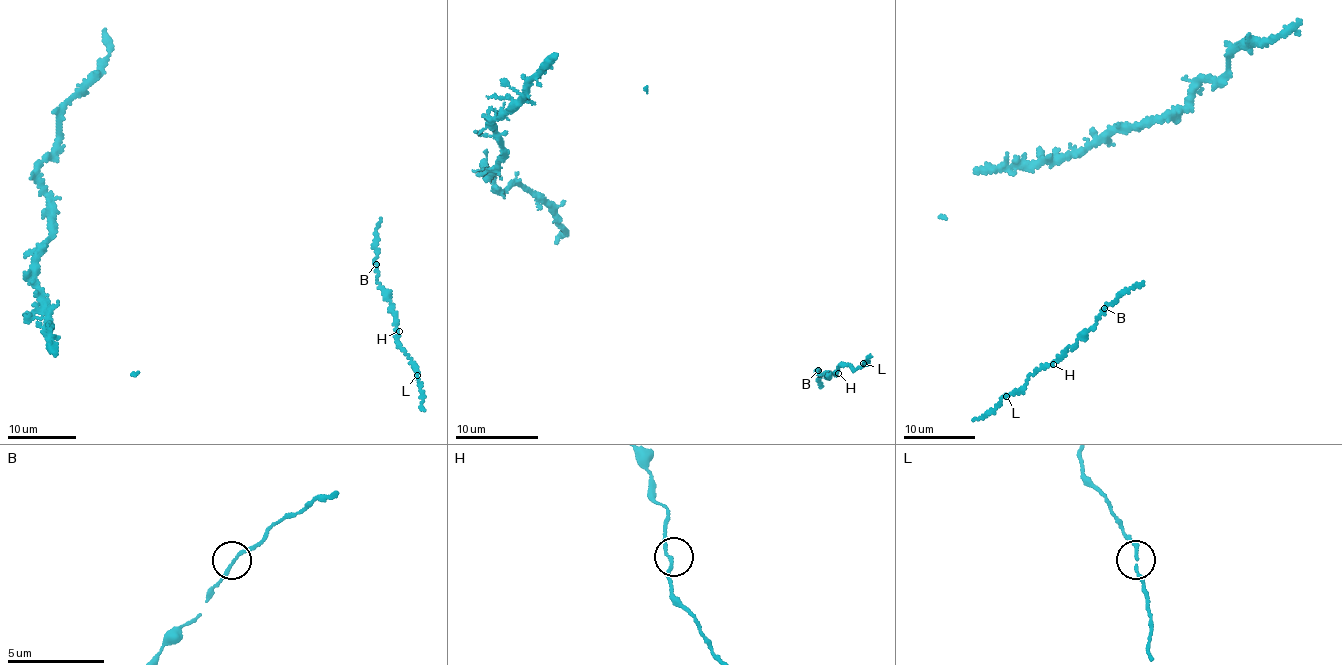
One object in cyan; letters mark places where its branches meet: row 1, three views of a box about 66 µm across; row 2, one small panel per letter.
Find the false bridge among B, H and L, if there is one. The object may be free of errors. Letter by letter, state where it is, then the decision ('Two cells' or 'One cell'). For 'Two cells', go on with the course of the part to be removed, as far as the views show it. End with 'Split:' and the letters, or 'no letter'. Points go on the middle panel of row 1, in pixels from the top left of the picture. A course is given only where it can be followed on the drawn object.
B: Place: (818, 370). One cell
H: Place: (838, 373). One cell
L: Place: (863, 363). One cell
Split: no letter

